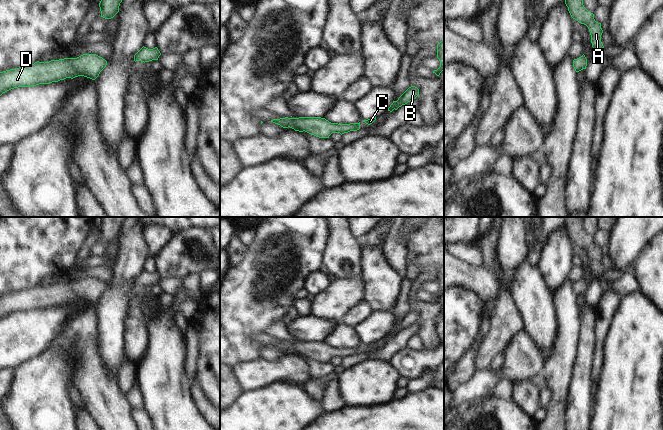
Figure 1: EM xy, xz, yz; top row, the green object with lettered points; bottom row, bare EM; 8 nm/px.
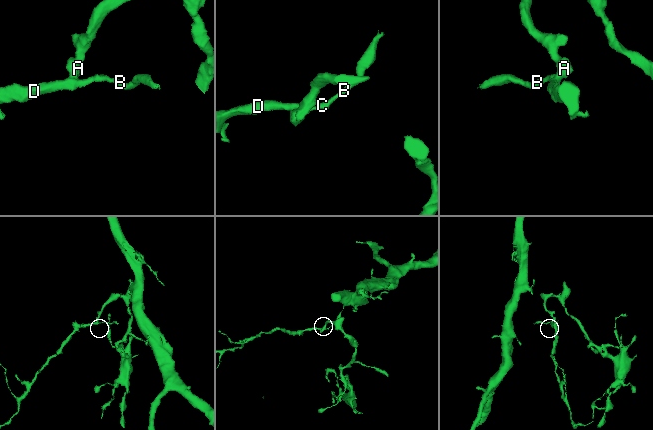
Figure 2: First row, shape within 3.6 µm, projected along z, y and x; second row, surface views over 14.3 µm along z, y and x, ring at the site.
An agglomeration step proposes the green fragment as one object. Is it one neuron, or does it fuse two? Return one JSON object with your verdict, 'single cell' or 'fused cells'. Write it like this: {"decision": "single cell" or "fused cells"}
{"decision": "single cell"}

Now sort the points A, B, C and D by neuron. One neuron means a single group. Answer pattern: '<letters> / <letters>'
A B C D

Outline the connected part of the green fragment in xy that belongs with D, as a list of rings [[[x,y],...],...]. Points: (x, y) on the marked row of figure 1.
[[[96,54],[64,58],[49,62],[35,62],[28,66],[0,72],[0,96],[14,88],[58,82],[66,78],[84,76],[95,80],[107,61]]]

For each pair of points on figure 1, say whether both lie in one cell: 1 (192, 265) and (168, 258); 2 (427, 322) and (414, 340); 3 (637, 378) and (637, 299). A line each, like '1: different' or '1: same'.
1: same
2: different
3: same

